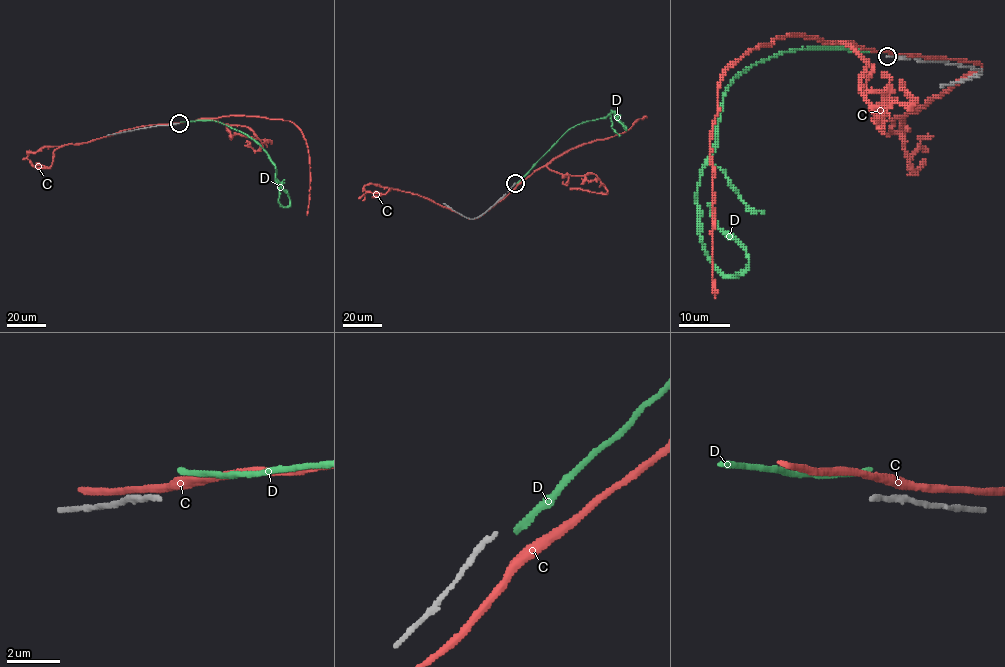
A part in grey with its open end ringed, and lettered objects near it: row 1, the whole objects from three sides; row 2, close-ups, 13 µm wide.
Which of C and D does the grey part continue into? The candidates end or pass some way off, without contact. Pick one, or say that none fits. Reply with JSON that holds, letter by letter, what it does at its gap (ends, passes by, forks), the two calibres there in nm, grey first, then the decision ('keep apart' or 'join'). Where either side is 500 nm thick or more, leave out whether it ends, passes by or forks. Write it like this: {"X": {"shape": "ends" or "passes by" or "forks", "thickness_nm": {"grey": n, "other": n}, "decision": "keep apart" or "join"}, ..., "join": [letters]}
{"C": {"shape": "passes by", "thickness_nm": {"grey": 190, "other": 360}, "decision": "keep apart"}, "D": {"shape": "ends", "thickness_nm": {"grey": 190, "other": 240}, "decision": "keep apart"}, "join": []}

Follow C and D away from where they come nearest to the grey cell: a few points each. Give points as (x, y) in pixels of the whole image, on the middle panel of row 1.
C: (516, 185), (571, 149), (623, 133), (639, 119), (646, 117), (642, 118)
D: (517, 183), (570, 128), (605, 117), (611, 110), (625, 130), (617, 118), (621, 114)

